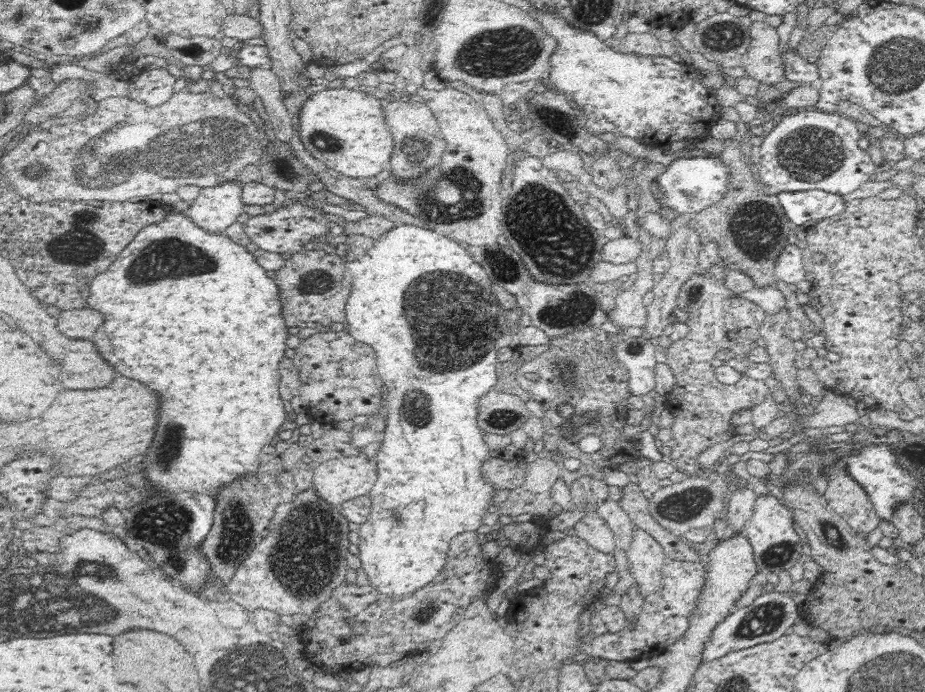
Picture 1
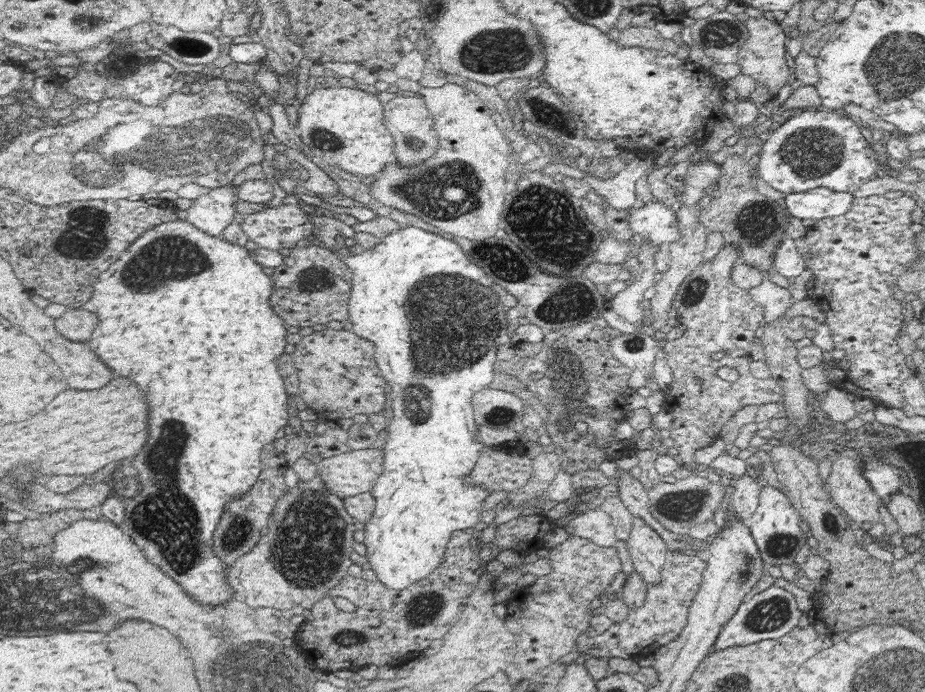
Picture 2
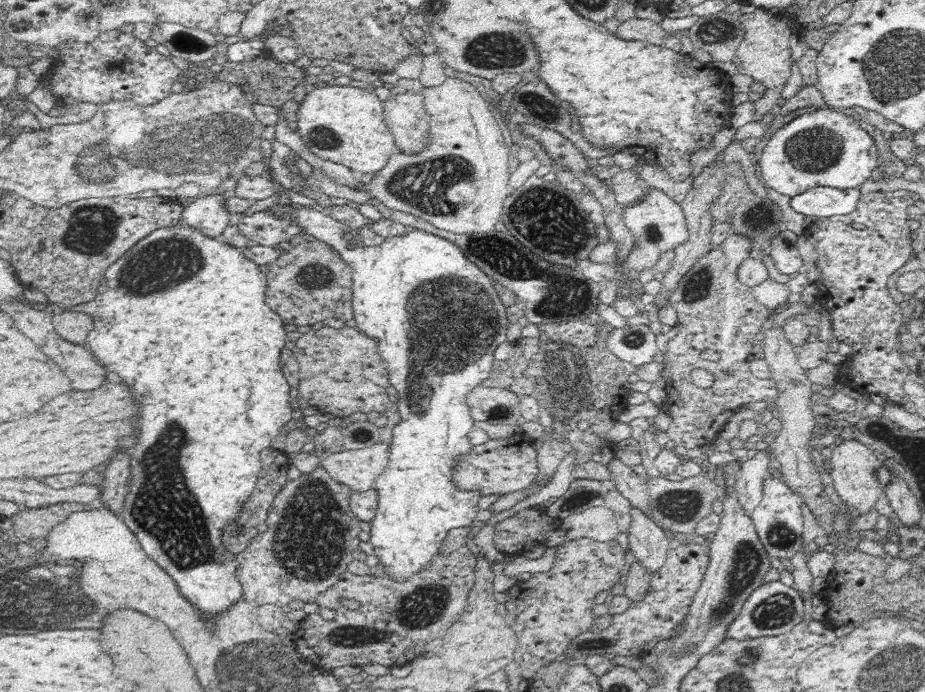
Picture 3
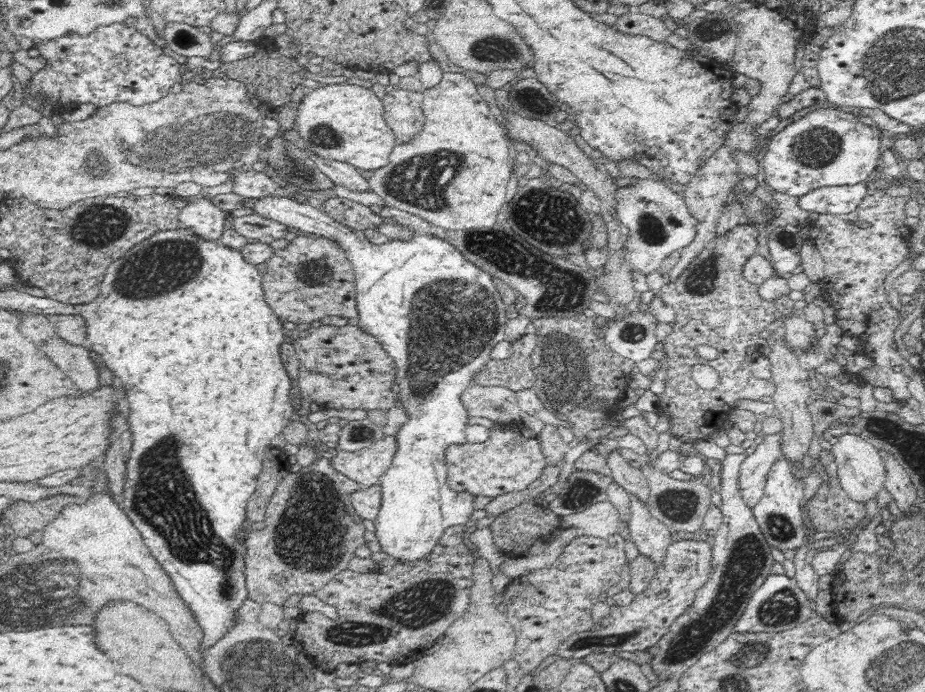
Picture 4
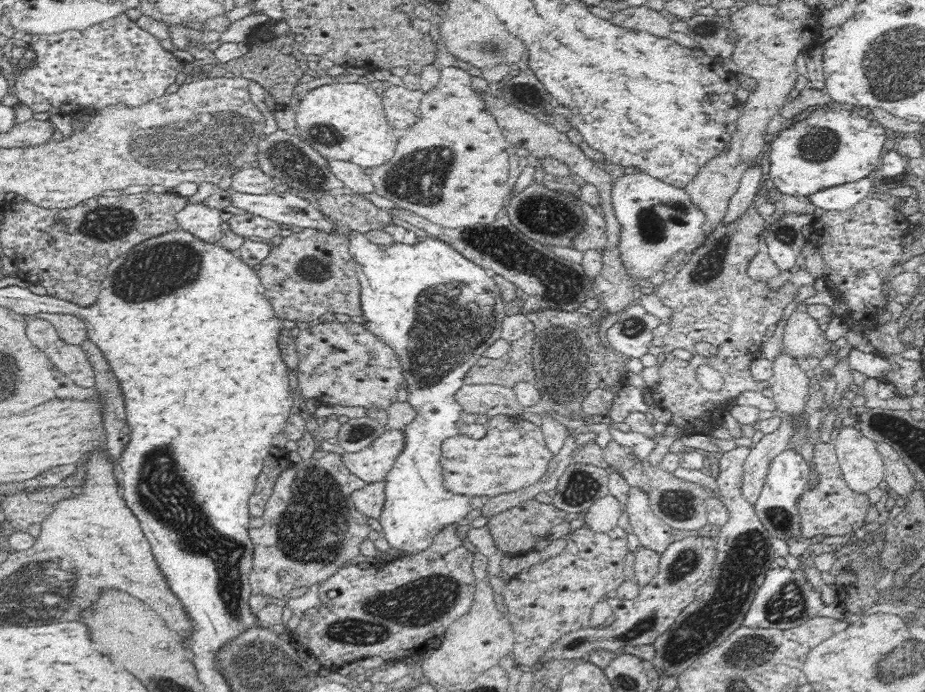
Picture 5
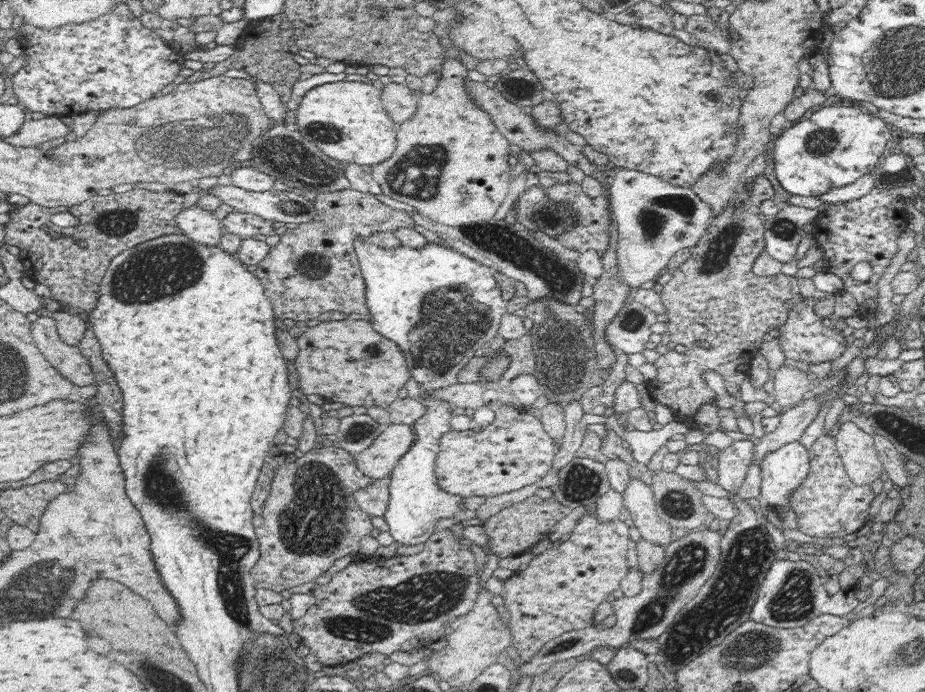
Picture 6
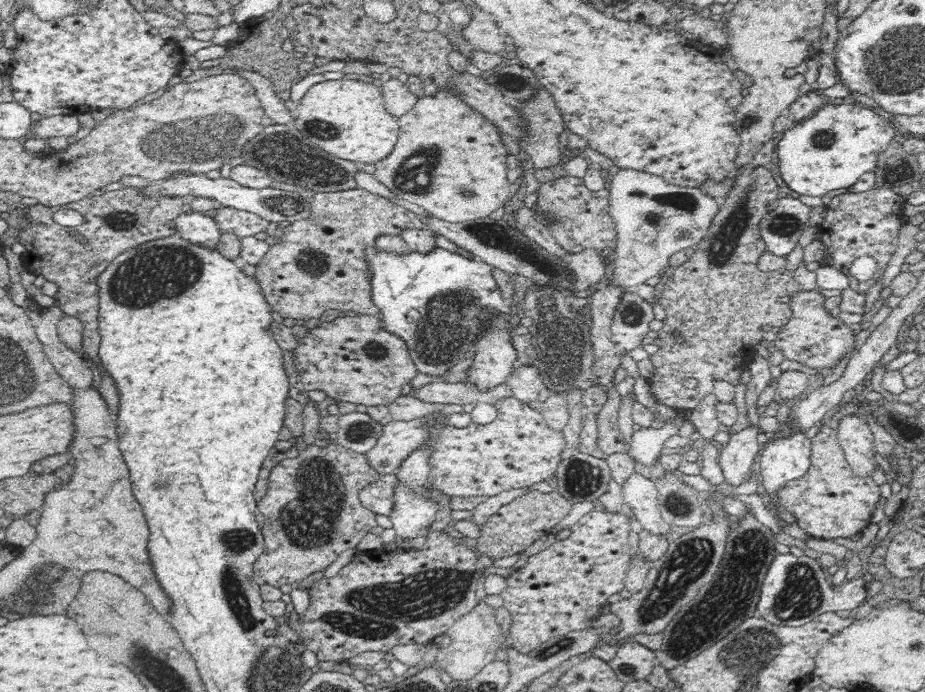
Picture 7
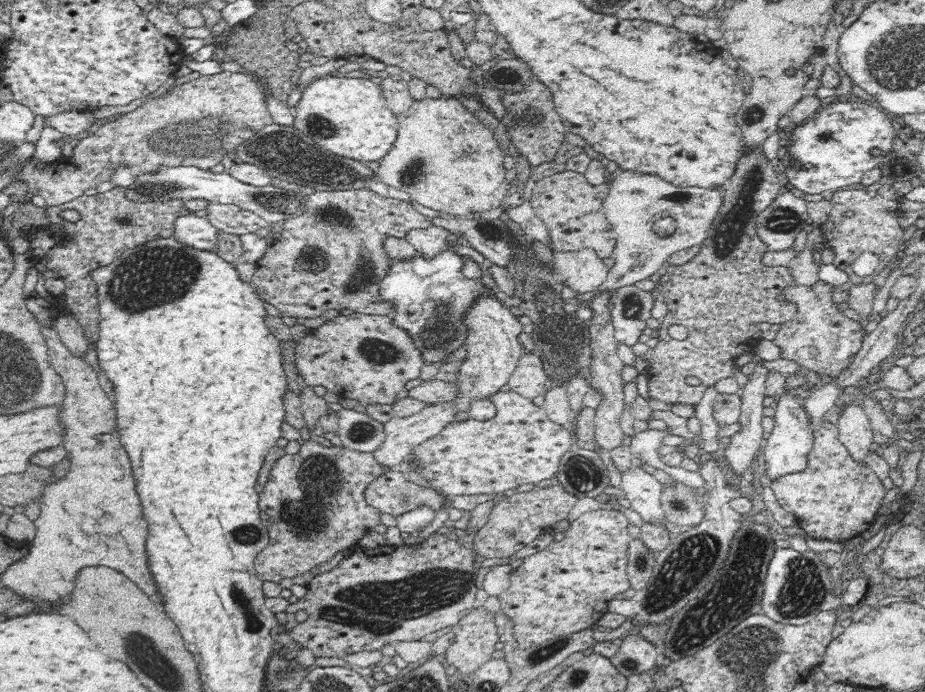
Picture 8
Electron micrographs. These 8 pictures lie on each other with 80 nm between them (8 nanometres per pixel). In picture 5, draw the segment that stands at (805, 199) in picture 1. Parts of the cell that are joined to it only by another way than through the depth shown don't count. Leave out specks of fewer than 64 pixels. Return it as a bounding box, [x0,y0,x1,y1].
[808,177,874,212]

